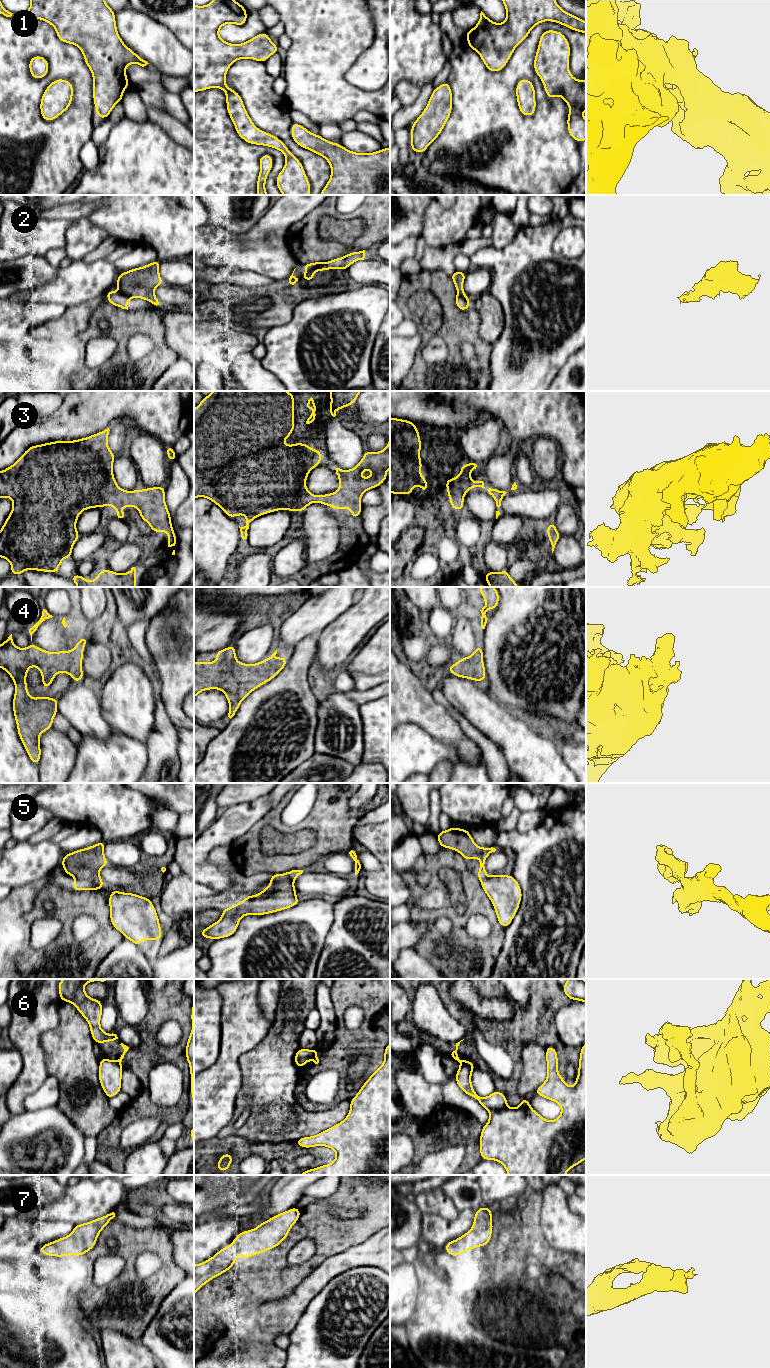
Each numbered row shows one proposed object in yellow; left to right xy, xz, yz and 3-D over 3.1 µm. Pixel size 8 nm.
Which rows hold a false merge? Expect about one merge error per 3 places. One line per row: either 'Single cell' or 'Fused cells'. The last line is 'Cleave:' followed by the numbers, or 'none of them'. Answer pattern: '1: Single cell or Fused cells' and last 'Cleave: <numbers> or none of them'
1: Single cell
2: Fused cells
3: Single cell
4: Single cell
5: Fused cells
6: Fused cells
7: Single cell
Cleave: 2, 5, 6

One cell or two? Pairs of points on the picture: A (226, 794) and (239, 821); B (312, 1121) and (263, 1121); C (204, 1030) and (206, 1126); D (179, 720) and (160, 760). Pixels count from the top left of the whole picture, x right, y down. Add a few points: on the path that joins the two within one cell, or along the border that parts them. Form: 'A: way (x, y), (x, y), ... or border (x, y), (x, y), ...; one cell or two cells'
A: border (254, 799), (248, 802), (236, 803), (221, 810); two cells
B: way (300, 1121), (275, 1121); one cell
C: border (219, 1049), (217, 1059), (204, 1070); two cells
D: border (165, 706), (166, 713), (177, 727); two cells

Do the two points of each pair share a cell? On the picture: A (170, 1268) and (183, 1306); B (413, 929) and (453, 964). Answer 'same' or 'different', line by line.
A: different
B: different

